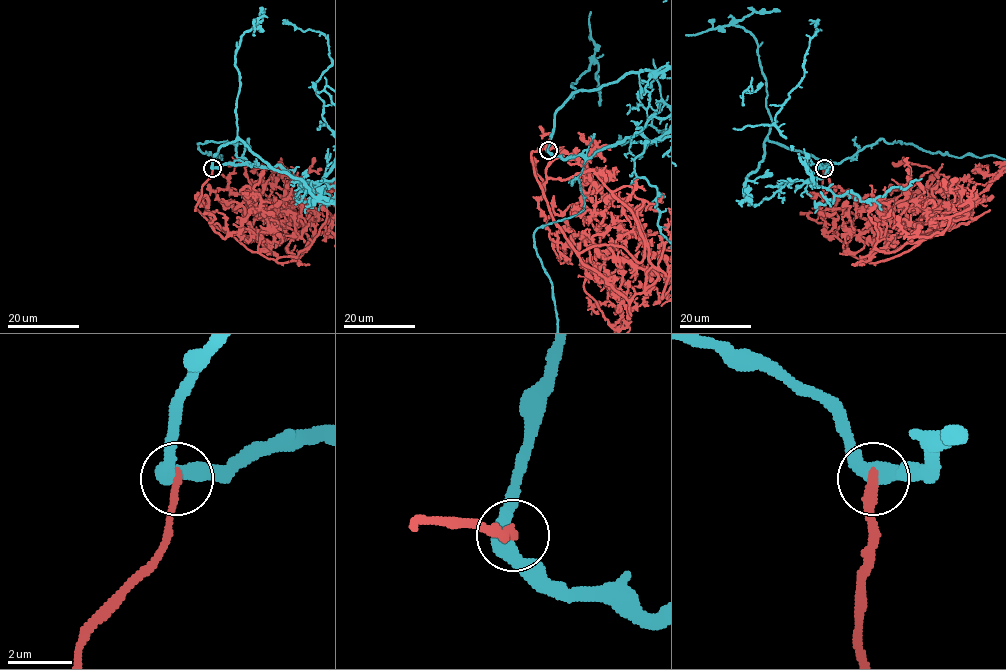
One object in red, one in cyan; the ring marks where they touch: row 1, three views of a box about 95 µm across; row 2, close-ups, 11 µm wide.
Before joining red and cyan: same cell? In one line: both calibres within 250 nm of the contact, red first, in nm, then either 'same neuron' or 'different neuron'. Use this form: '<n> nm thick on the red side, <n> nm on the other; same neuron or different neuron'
280 nm thick on the red side, 480 nm on the other; different neuron

